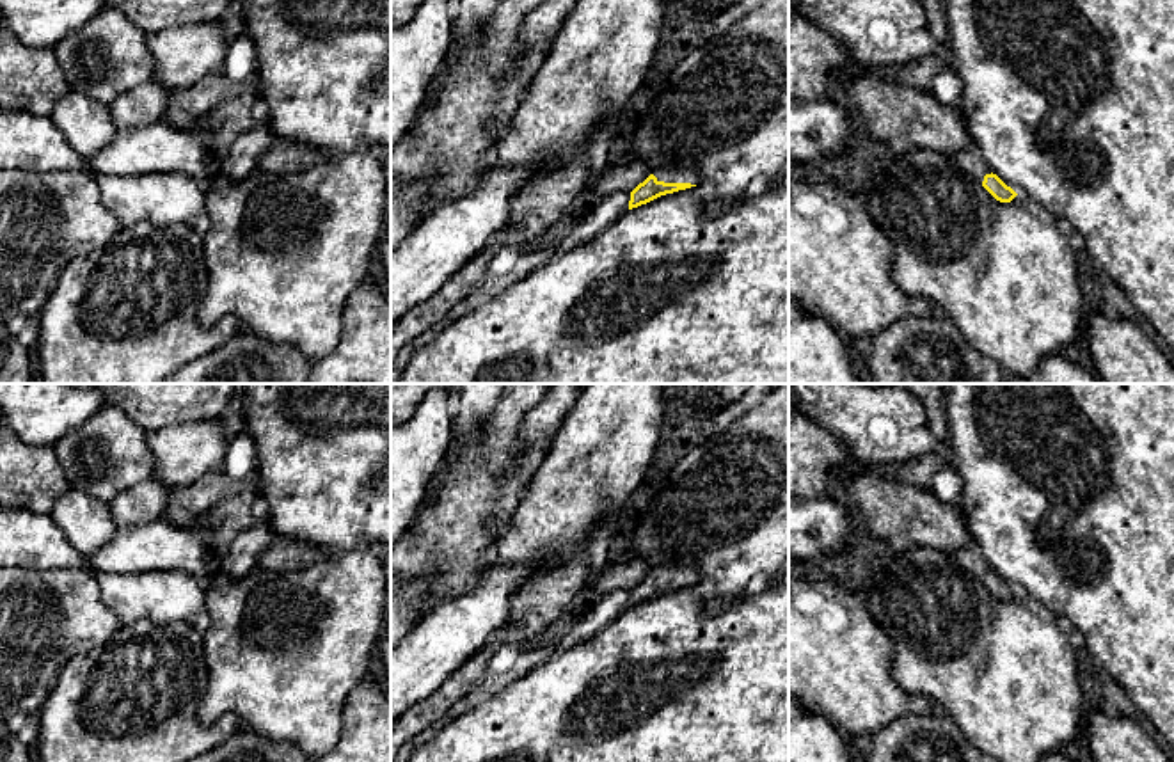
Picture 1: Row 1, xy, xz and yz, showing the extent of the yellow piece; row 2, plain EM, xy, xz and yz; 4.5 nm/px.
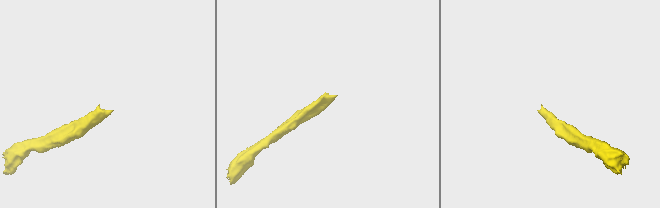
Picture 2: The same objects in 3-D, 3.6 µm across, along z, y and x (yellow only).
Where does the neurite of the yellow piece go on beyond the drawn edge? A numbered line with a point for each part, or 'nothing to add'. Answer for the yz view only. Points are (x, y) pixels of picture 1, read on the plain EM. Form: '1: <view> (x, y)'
1: yz (970, 558)

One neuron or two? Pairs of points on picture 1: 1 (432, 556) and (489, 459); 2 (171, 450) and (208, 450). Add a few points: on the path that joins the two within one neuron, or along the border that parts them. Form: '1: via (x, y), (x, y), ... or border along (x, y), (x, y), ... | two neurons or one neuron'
1: via (452, 531), (462, 507), (482, 484) | one neuron
2: via (180, 450), (199, 450) | one neuron

